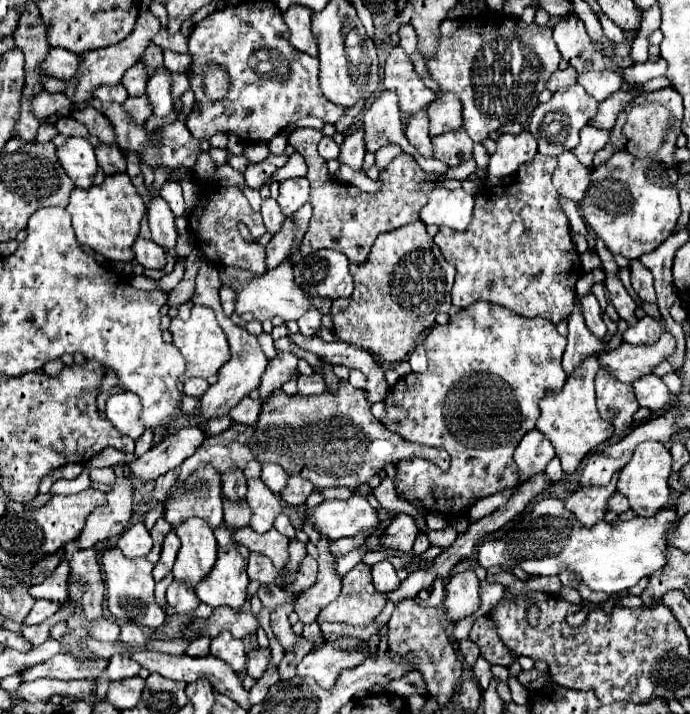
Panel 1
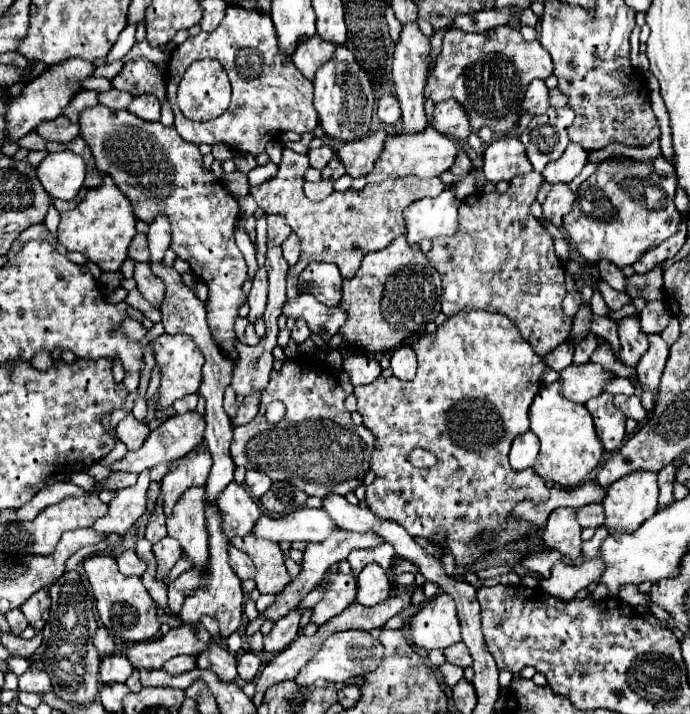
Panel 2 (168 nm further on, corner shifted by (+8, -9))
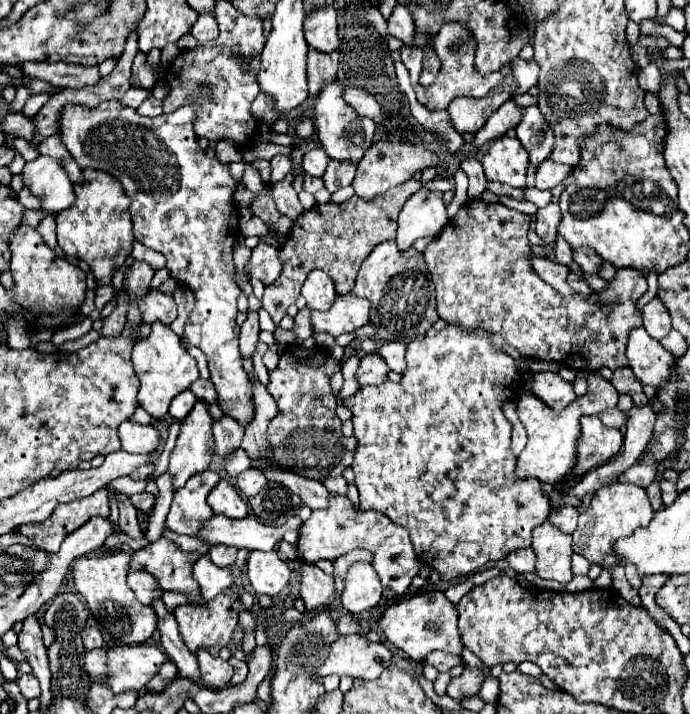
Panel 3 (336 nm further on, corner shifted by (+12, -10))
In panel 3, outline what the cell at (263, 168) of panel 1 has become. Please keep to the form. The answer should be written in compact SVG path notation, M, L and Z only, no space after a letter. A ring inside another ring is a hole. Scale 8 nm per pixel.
M284 154L274 156L270 160L270 166L272 166L272 176L270 176L272 184L278 182L278 180L284 180L284 176L288 176L288 174L294 174L294 176L302 174L302 168L292 166L292 156L290 154L288 156L284 156Z

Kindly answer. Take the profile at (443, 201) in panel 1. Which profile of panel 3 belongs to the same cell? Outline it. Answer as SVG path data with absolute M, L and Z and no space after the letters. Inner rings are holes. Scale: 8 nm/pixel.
M420 188L404 204L398 216L398 248L408 250L418 238L436 236L448 224L446 206L442 202L442 192Z

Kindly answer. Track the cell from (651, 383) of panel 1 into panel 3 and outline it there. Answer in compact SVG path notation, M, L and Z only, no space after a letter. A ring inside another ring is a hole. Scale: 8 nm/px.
M612 408L612 410L604 410L598 414L598 418L604 422L604 426L608 428L622 428L626 424L626 414L620 412L618 408Z

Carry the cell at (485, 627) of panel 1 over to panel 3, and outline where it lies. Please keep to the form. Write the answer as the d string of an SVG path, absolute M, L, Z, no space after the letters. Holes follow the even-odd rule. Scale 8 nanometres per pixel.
M432 652L424 658L424 664L434 666L438 672L448 672L454 666L460 666L462 658L456 658L454 654L448 654L448 652Z

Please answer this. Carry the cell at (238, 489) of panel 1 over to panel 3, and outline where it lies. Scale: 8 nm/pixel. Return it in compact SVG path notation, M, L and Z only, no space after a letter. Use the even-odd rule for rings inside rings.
M228 588L222 594L218 594L212 602L208 602L206 606L184 604L184 606L178 606L174 610L174 618L178 622L178 632L180 632L184 644L188 646L188 650L192 654L196 654L198 648L204 648L212 656L218 656L218 652L224 646L228 646L228 642L232 638L232 632L234 632L234 628L238 624L238 614L234 610L234 600L236 600L236 594L234 594L232 588Z

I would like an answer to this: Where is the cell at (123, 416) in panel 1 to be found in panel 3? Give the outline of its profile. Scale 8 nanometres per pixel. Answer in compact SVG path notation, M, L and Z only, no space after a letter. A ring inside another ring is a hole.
M122 422L120 428L120 440L122 440L122 448L126 452L134 452L134 454L152 454L158 450L160 446L160 432L148 424L138 424L138 422Z

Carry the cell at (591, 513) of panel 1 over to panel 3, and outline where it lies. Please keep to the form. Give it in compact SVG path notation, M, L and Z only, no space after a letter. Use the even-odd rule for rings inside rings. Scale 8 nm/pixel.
M544 522L532 532L532 548L536 554L536 574L540 578L562 584L572 580L572 536L554 530L550 522Z

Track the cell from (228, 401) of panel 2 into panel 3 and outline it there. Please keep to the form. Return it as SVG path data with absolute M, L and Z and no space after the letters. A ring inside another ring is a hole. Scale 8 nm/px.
M198 378L198 380L190 386L190 390L192 390L198 398L206 400L208 404L216 404L216 390L214 390L214 386L212 386L210 380L202 380L202 378Z

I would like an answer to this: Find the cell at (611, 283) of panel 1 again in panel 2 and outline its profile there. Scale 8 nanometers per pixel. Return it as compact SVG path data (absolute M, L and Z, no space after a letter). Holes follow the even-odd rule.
M622 317L618 319L618 335L620 335L620 359L626 365L636 365L638 359L648 349L648 339L640 331L638 317Z

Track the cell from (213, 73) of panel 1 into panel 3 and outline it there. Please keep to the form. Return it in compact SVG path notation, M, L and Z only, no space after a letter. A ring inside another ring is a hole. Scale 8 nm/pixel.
M118 100L102 102L96 108L68 104L60 112L60 136L80 168L104 170L120 178L132 202L130 214L136 240L162 252L172 278L194 292L196 304L186 320L182 342L206 354L210 380L218 392L216 404L246 428L254 418L254 404L238 350L236 298L240 288L234 282L232 262L234 234L238 234L238 210L232 196L240 180L234 180L226 164L206 156L198 146L192 118L192 104L156 118L138 116L136 110Z

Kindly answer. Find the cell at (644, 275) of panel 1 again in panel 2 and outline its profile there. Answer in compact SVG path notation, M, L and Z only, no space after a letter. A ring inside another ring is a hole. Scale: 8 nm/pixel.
M598 261L598 271L600 271L600 277L616 291L626 291L626 275L622 273L622 269L618 269L616 265L612 265L610 261Z

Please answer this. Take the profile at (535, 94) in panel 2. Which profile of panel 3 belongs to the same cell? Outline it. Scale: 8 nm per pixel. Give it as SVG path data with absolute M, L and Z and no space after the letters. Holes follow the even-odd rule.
M508 100L504 106L500 106L496 112L488 116L488 122L474 134L472 146L482 148L488 142L504 136L510 128L514 128L520 122L520 114L522 114L522 108L518 108L512 100Z

